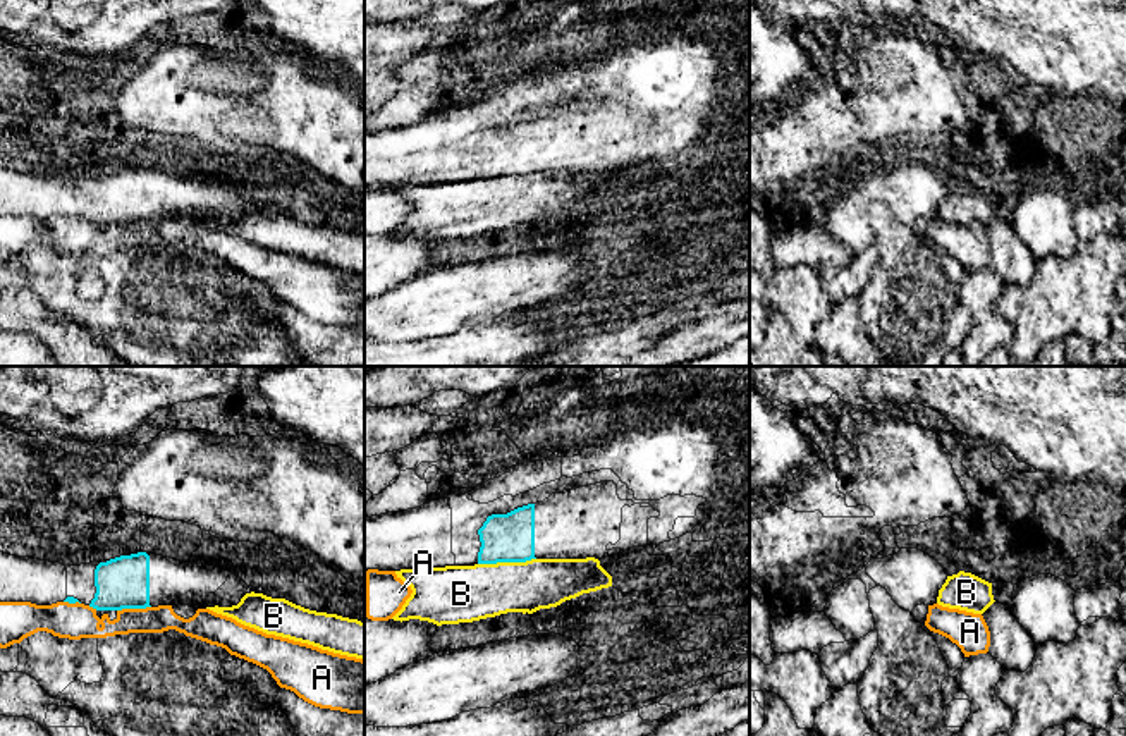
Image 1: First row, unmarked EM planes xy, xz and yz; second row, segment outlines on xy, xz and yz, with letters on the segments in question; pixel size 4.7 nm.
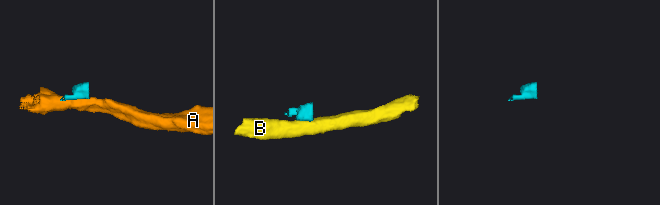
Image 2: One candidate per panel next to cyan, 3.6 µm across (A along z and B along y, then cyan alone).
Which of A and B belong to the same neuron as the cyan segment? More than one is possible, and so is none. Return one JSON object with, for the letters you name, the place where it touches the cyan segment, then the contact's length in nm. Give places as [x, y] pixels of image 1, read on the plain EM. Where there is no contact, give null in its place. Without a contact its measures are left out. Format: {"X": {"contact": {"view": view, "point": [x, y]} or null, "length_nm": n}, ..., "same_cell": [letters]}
{"same_cell": []}

